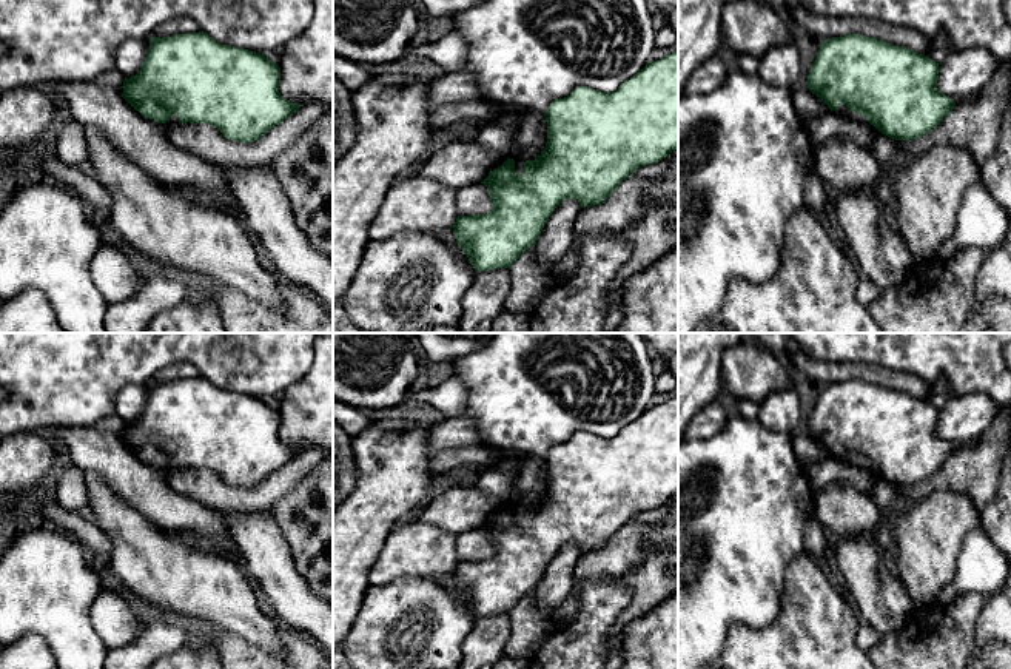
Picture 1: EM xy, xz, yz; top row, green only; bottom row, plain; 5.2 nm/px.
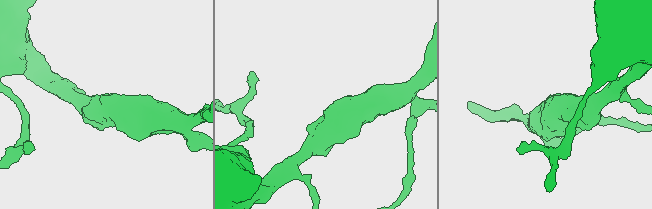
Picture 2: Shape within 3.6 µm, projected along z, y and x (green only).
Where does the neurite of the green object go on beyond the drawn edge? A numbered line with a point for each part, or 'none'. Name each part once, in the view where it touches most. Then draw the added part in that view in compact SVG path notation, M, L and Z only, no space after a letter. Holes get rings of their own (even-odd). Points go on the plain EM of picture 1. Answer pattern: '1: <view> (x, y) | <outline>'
1: yz (843, 455) | M843 449L838 450L838 458L869 472L875 479L882 479L875 472L872 472L868 467L865 459L855 459L851 453L845 452Z

